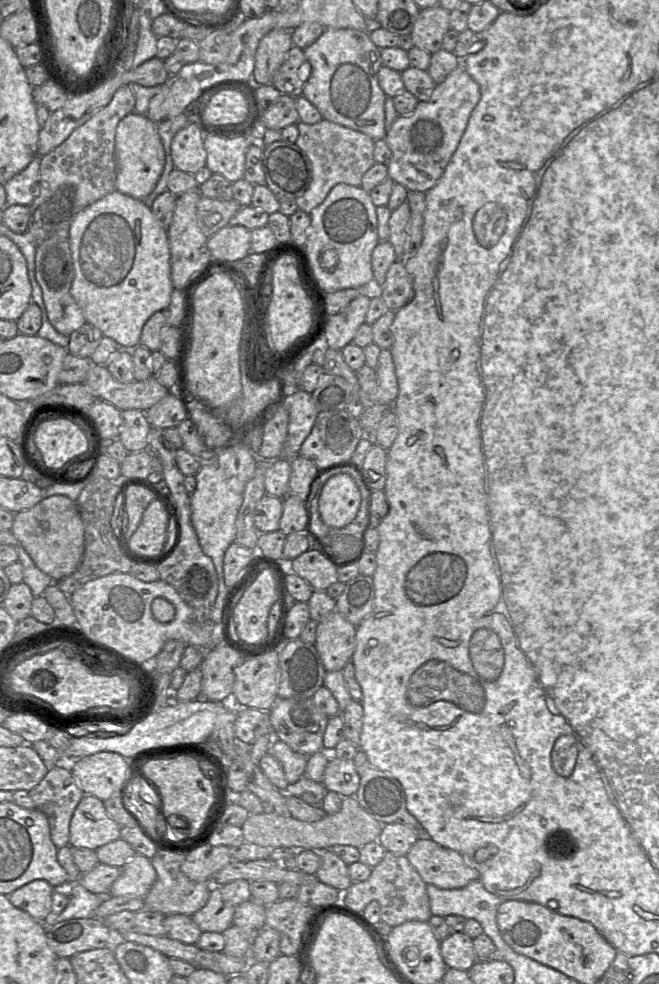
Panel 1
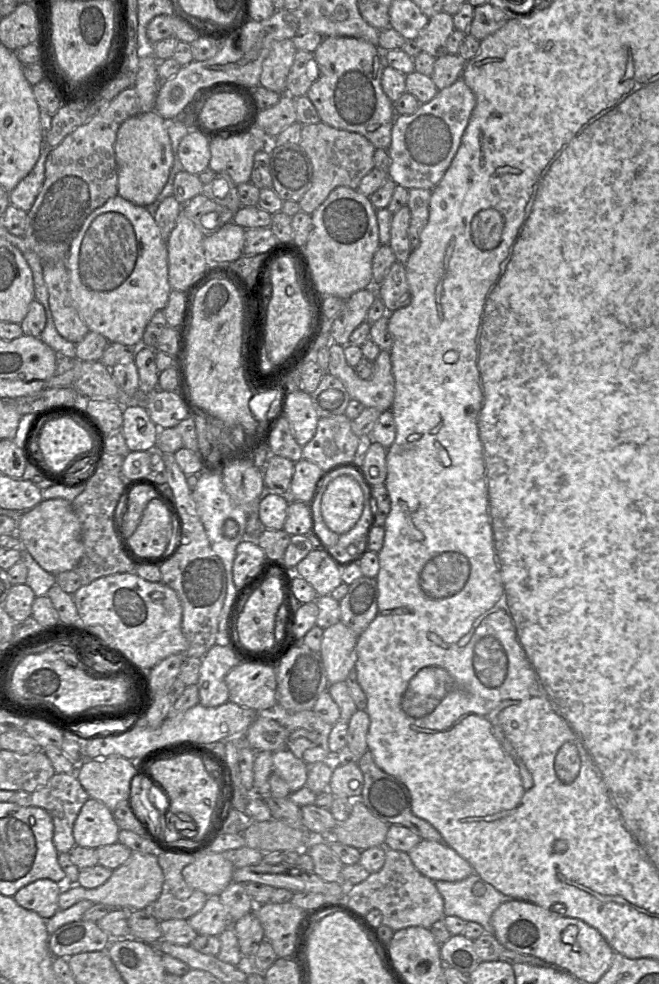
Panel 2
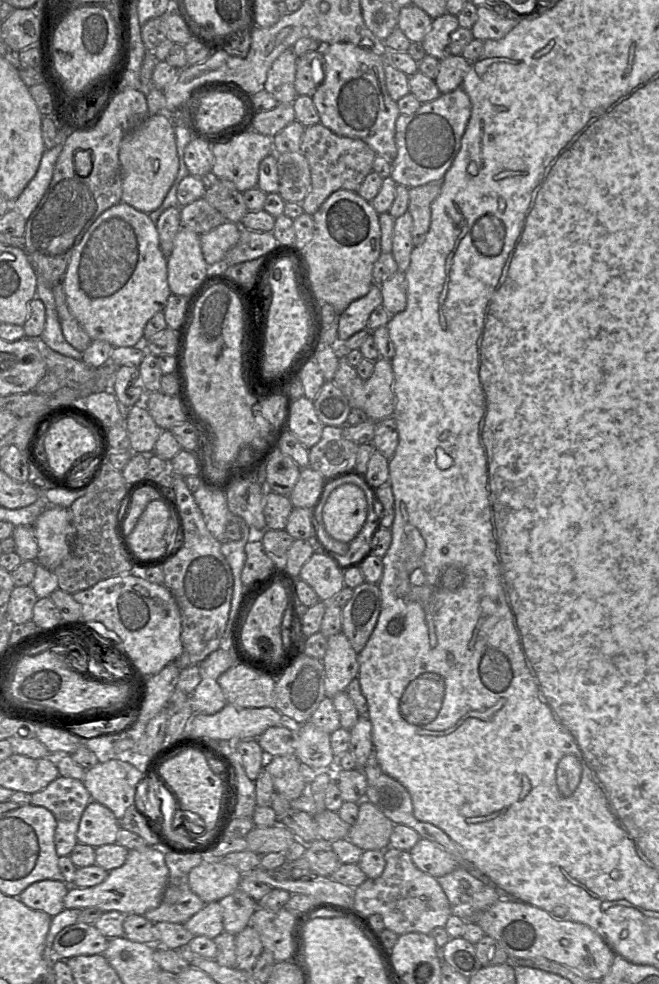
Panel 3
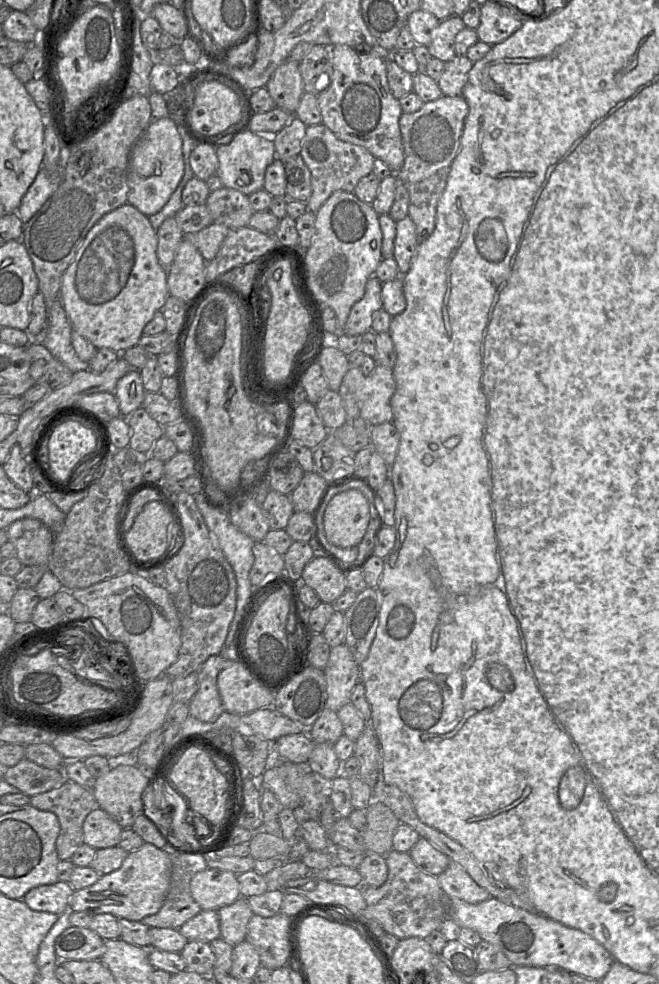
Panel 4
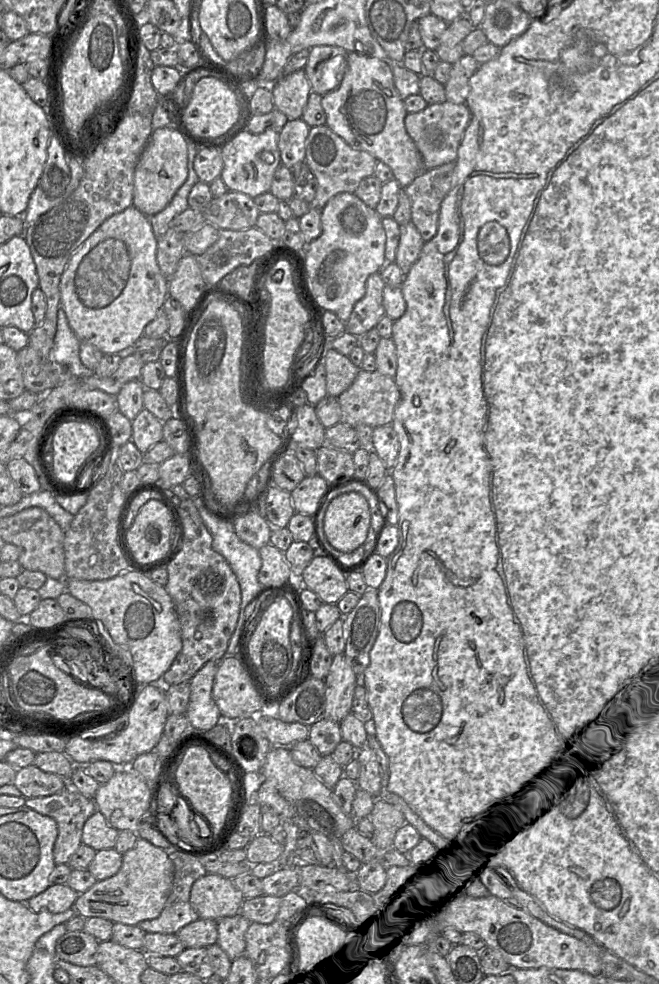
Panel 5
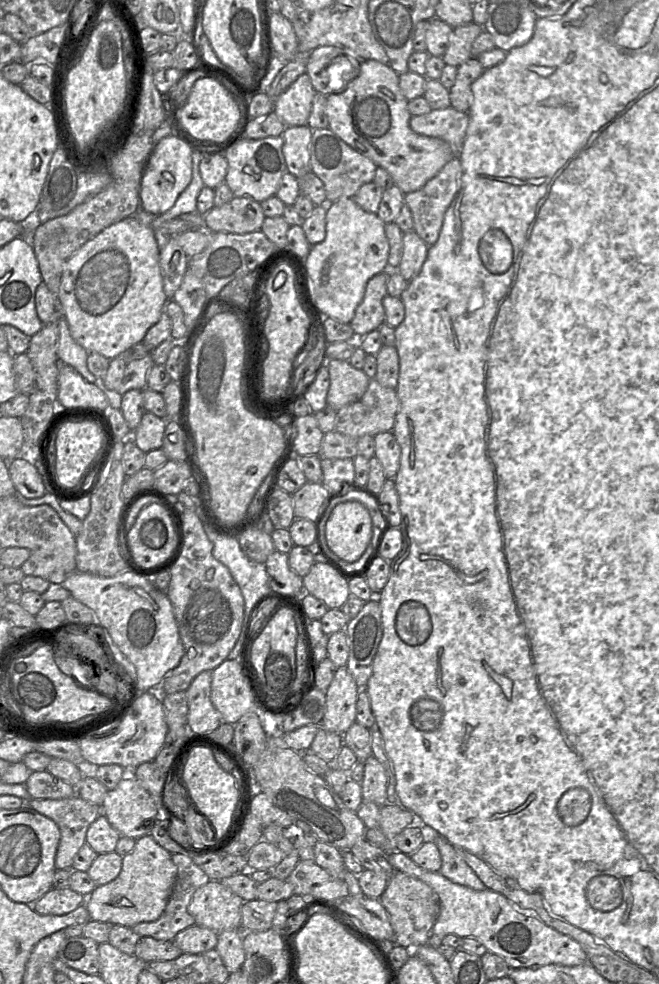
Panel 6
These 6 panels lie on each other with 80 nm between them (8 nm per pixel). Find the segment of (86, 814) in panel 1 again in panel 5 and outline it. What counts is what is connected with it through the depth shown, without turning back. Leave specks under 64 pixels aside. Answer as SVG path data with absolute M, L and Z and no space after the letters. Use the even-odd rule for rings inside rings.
M96 810L83 826L82 843L99 851L115 848L119 831L112 827L105 816Z

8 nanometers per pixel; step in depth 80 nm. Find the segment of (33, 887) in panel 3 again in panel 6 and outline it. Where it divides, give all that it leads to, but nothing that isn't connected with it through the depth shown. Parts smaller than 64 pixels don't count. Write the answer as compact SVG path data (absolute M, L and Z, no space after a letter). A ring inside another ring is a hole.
M70 887L52 888L35 902L33 909L40 915L65 915L85 901L86 897Z

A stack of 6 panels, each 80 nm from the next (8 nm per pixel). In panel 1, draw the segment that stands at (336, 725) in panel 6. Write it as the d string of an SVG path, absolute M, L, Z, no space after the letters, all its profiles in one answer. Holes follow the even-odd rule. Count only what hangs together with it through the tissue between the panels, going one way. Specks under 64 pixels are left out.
M337 610L317 625L315 648L326 672L342 671L356 646L356 626Z

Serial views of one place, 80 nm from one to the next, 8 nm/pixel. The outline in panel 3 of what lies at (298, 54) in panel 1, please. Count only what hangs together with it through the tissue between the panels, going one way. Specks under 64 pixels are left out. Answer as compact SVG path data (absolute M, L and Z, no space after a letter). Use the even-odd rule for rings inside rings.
M322 50L307 52L297 57L294 87L298 95L312 97L323 80Z

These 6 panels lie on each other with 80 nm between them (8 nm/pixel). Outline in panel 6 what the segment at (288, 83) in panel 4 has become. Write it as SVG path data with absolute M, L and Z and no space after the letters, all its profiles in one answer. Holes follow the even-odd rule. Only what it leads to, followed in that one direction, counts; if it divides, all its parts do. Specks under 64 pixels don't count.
M303 73L276 98L274 112L286 127L308 125L315 94L309 75Z

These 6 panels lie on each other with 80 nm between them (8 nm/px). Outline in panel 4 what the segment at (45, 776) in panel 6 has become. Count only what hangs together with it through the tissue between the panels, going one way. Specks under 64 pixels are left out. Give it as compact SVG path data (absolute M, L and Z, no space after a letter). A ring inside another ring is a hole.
M23 758L16 765L8 767L3 780L31 797L60 787L67 779L63 769L45 768Z

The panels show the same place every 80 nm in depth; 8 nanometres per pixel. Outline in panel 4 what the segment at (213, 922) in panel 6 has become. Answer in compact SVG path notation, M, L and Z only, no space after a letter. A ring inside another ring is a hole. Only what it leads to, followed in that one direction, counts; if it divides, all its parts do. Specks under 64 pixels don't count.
M207 867L190 882L191 895L202 910L219 910L241 897L238 876L233 872Z

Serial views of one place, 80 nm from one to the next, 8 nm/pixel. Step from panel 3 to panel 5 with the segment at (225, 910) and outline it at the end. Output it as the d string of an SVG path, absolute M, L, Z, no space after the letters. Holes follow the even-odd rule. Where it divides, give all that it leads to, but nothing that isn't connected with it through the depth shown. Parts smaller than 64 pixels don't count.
M241 913L223 917L218 923L218 944L231 961L245 955L245 935L251 922Z

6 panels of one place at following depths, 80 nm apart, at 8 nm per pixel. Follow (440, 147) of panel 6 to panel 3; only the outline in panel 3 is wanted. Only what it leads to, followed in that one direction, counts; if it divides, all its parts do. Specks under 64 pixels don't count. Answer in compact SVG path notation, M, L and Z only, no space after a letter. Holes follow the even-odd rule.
M339 42L322 47L324 80L312 96L313 103L323 126L339 136L359 139L368 144L376 153L390 162L397 154L395 125L400 111L397 102L389 95L385 82L385 60L375 53L351 43Z

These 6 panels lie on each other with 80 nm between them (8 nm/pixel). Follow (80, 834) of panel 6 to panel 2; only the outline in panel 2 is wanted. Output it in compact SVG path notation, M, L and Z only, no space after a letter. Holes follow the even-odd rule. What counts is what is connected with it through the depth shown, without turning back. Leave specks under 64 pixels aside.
M55 773L48 782L31 793L31 806L46 810L53 820L53 843L58 853L74 848L73 826L88 793L75 773Z

